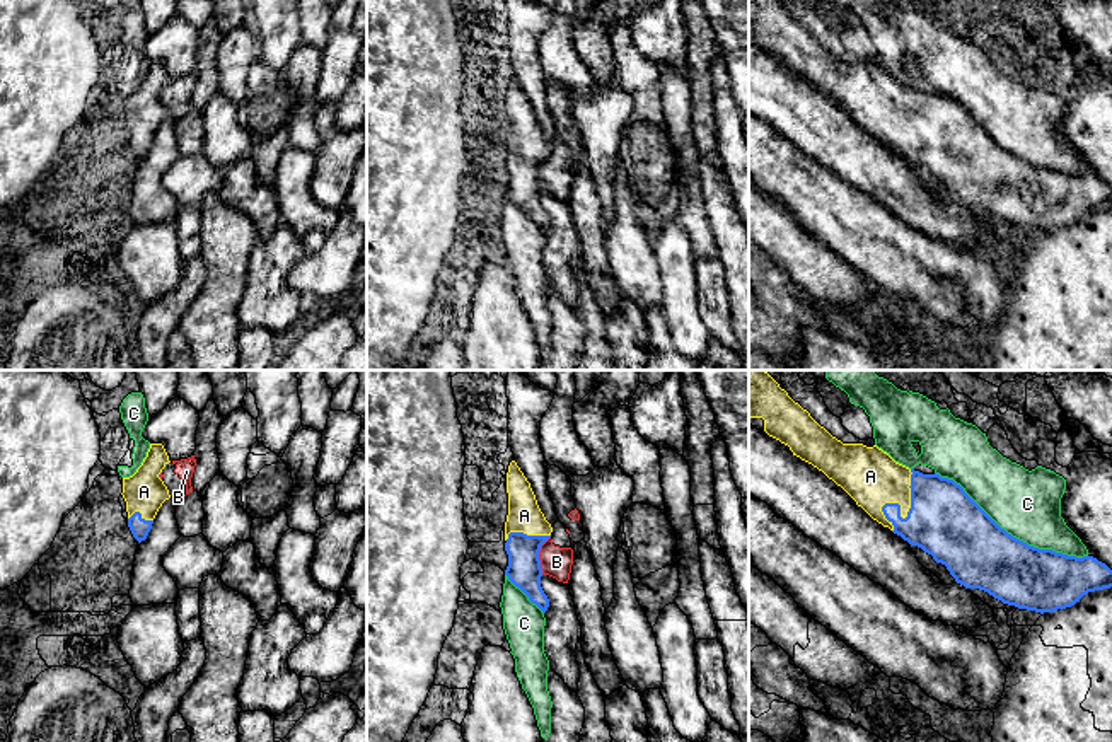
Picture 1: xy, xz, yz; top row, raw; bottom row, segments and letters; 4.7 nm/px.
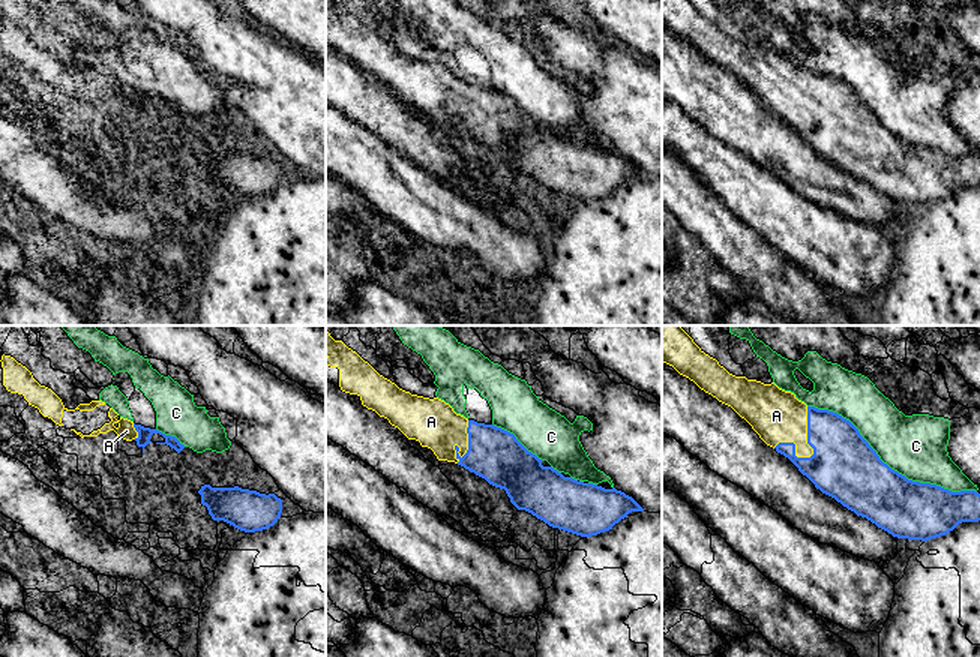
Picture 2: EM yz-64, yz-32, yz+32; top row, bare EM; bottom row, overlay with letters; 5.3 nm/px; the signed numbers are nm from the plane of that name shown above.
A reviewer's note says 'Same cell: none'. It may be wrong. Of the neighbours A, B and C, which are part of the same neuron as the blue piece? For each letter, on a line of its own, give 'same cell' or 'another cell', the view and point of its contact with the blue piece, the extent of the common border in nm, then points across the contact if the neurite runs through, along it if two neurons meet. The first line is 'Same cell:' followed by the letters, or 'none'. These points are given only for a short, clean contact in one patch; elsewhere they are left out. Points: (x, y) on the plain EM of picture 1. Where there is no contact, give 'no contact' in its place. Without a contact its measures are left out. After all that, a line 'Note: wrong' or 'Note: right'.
Same cell: A
A: same cell; meets blue in yz at (899, 133); contact 300 nm long; runs through yz (944, 139), (899, 133), (899, 123), (870, 94)
B: another cell; meets blue in xz at (538, 173); contact 190 nm long; border along xz (550, 154), (539, 169), (541, 191)
C: another cell; meets blue in yz at (1010, 152); contact 800 nm long
Note: wrong

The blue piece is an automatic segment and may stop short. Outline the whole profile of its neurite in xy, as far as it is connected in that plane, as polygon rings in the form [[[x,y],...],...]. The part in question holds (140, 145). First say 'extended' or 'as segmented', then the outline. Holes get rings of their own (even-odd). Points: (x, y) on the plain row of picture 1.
extended; [[[150,61],[147,75],[136,90],[123,96],[121,113],[126,119],[128,145],[138,160],[147,157],[159,126],[171,116],[167,104],[160,97],[160,90],[169,80],[162,61]]]

